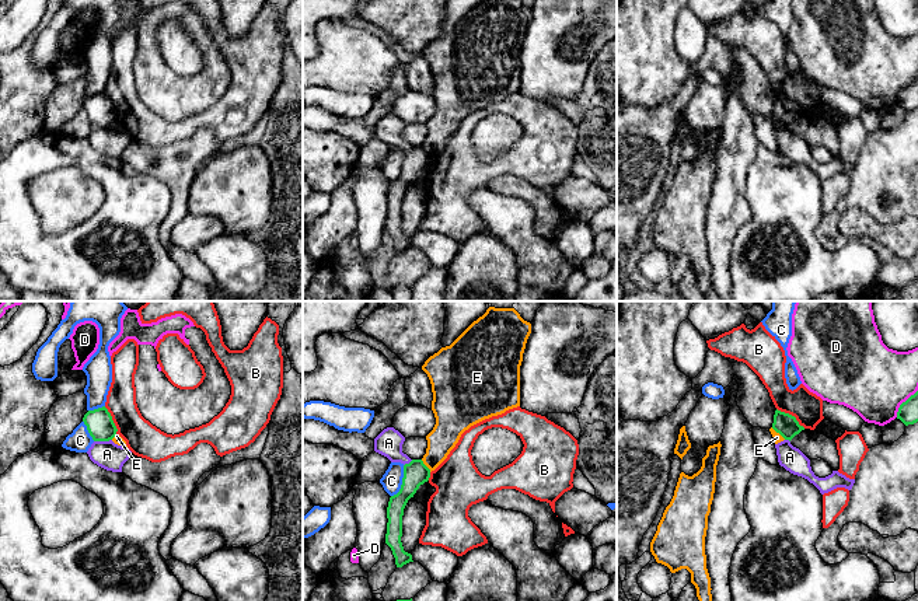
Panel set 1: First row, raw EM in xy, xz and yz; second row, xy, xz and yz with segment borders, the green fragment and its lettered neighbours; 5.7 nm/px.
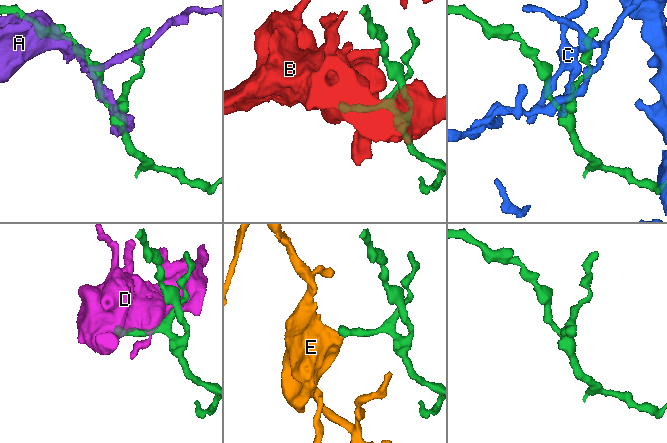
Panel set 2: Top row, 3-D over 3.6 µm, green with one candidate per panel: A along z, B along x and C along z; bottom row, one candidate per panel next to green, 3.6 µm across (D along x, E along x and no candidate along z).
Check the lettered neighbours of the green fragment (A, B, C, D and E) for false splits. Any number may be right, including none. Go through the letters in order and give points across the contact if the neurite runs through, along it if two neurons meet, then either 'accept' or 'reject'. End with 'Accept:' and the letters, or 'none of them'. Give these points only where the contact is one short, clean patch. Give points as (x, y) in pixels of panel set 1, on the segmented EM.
A: reject
B: border yz (777, 408), (791, 413), (805, 427); reject
C: border xz (404, 465), (401, 488), (391, 496); reject
D: reject
E: border xz (421, 460), (430, 471); reject
Accept: none of them

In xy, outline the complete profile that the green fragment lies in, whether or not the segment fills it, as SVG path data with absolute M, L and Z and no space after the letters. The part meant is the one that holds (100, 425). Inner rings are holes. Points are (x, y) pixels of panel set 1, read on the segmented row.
M105 406L88 410L83 417L94 441L109 441L116 436L116 426Z

